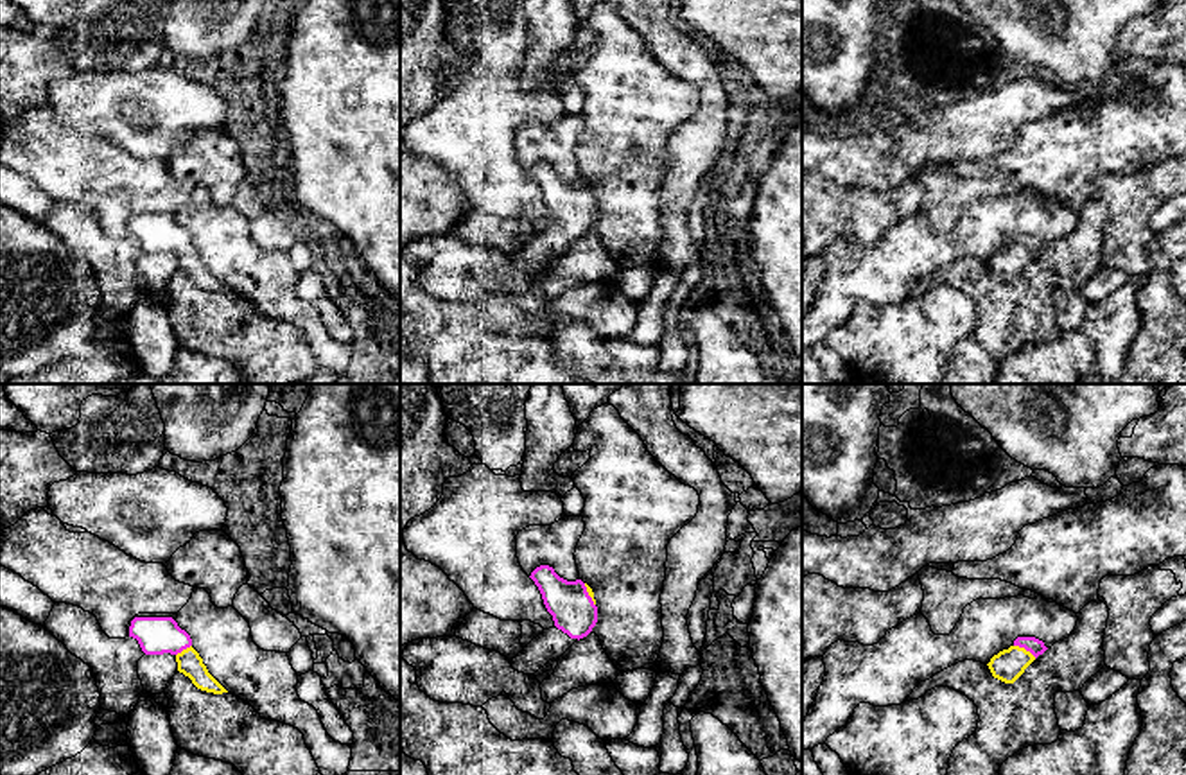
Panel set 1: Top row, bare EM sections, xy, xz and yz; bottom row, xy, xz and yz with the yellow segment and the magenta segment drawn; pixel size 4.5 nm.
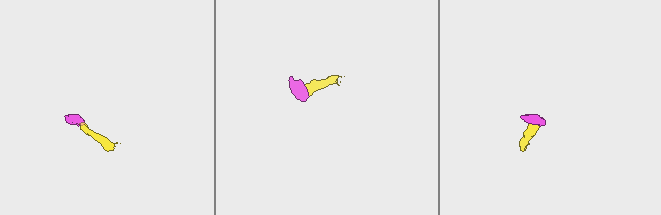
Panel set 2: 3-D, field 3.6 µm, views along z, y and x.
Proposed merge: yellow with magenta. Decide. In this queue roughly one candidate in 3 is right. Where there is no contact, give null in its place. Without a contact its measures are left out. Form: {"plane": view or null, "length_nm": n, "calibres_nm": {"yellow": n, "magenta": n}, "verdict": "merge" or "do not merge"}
{"plane": "yz", "length_nm": 120, "calibres_nm": {"yellow": 140, "magenta": 70}, "verdict": "merge"}

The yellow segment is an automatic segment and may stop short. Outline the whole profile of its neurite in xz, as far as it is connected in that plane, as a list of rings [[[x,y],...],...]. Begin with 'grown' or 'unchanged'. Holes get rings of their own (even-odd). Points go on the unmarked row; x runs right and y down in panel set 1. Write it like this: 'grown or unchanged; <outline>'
grown; [[[540,163],[529,174],[538,185],[554,224],[544,228],[513,258],[511,266],[535,273],[549,258],[560,257],[574,240],[587,235],[597,221],[592,187],[581,178],[567,179],[553,165]]]

